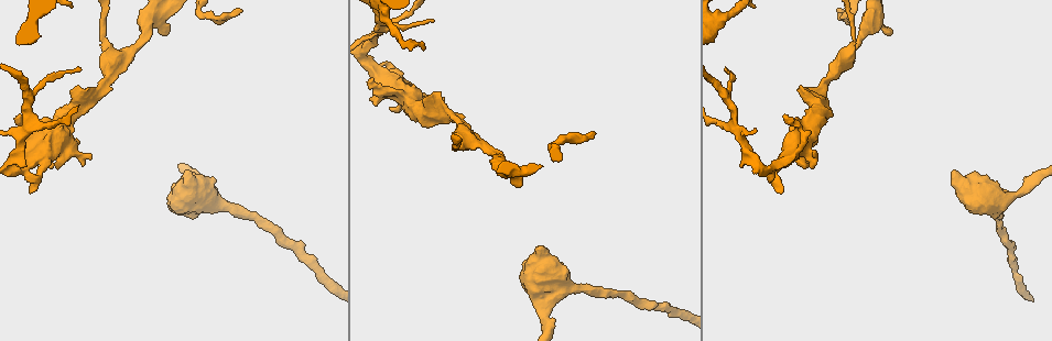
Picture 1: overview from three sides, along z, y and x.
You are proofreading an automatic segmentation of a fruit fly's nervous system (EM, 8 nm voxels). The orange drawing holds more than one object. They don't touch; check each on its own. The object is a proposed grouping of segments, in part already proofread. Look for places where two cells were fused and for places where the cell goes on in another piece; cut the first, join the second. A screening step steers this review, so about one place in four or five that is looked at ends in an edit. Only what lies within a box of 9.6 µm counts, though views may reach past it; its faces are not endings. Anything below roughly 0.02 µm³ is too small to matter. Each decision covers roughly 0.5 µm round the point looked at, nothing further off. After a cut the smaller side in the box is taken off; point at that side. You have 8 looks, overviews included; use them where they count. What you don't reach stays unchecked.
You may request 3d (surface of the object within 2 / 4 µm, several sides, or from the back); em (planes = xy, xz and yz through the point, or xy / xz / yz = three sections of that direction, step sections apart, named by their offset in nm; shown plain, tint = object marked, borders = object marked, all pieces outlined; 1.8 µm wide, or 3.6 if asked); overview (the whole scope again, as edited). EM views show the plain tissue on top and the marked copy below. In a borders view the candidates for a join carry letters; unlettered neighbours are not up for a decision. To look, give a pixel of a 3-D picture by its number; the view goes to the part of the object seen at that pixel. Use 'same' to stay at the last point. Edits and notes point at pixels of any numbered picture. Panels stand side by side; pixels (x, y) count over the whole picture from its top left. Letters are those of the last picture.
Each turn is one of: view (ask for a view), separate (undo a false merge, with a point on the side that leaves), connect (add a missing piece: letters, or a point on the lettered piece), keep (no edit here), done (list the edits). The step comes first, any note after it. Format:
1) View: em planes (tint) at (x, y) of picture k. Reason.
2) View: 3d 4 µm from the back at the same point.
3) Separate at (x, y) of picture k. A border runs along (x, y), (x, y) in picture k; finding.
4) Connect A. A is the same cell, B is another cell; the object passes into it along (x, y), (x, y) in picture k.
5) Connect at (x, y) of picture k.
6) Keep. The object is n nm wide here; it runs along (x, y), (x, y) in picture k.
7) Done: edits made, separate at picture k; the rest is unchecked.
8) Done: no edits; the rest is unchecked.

View: em xz step 16 (borders) at (22, 166) of picture 1. An open end.

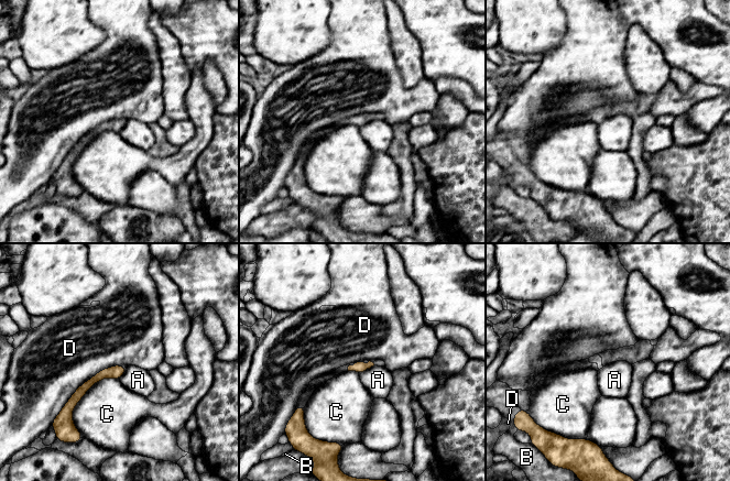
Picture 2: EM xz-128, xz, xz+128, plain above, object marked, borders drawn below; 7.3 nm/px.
View: em planes (borders) at the same point.

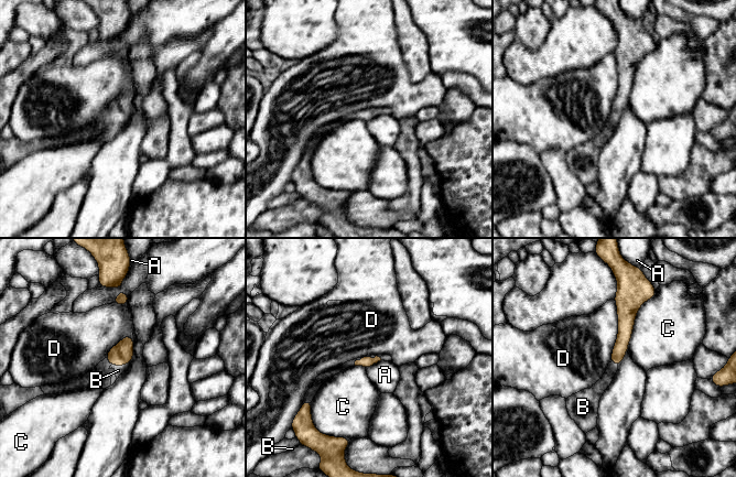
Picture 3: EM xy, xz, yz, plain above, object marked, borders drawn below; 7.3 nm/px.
Connect B. B is the same cell, A, C and D are other cells; the cell continues.

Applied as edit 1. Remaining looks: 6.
View: overview.

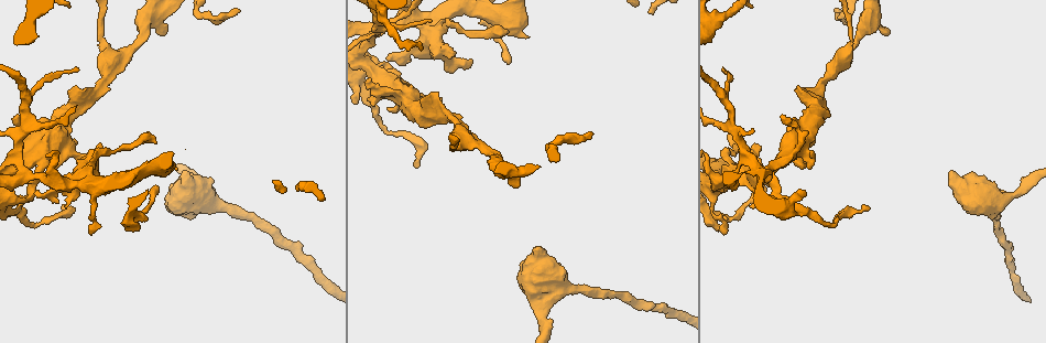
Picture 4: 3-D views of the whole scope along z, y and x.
View: em 3.6 µm planes (borders) at (809, 168) of picture 4. Branch stops here.

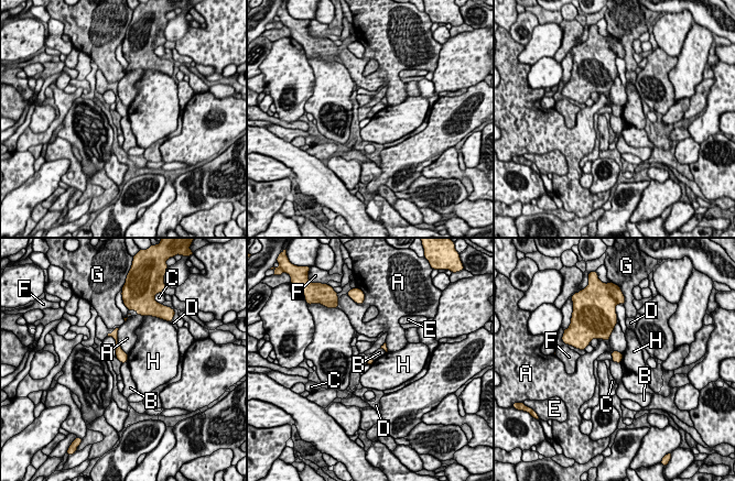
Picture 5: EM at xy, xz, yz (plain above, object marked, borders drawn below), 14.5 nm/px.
Keep. The object is 100 nm wide here; the longest contact is with A, 400 nm; A, B, C, D, E, F, G and H are other cells; no lettered piece goes on from it.

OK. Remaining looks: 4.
View: em planes (borders) at (783, 116) of picture 4. Tapers out.

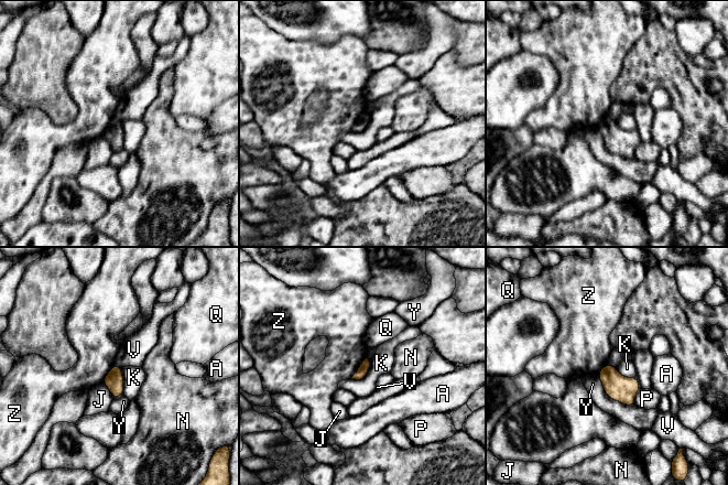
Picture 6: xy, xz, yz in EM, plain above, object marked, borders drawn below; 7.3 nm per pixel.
Keep. A, J, K, N, P, Q, V, Y and Z are other cells; a border runs along (369, 359), (368, 373), (351, 379) in picture 6; none of them fits.

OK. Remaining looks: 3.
View: 3d 4 µm from the back at (388, 22) of picture 4. Calibre changes.

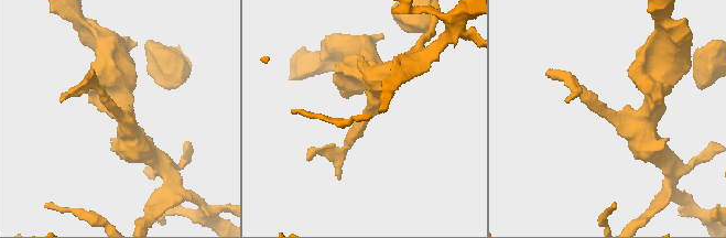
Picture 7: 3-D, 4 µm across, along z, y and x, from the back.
View: em planes (borders) at (122, 112) of picture 7.

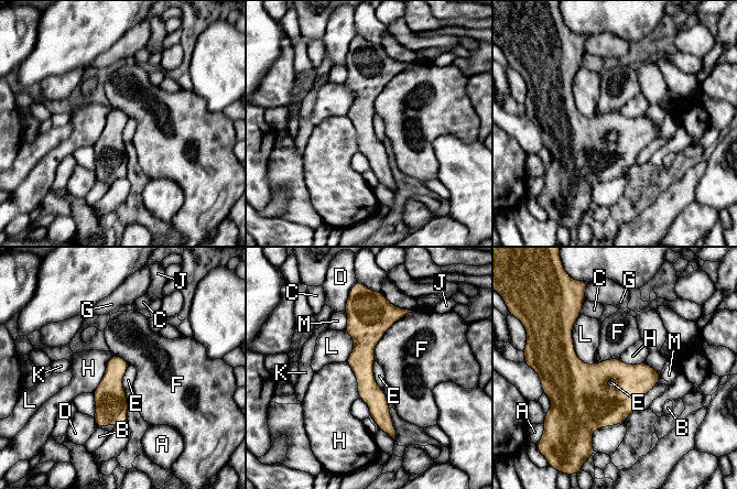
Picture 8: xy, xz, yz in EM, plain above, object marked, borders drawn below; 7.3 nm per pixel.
Keep. The object is 180 nm wide here; A, B, C, D, E, F, G, H, J, K, L and M are other cells; a border runs along (615, 376), (616, 384), (608, 389) in picture 8; one cell here.

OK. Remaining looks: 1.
Done: edits made, connect at picture 3; the rest is unchecked.

